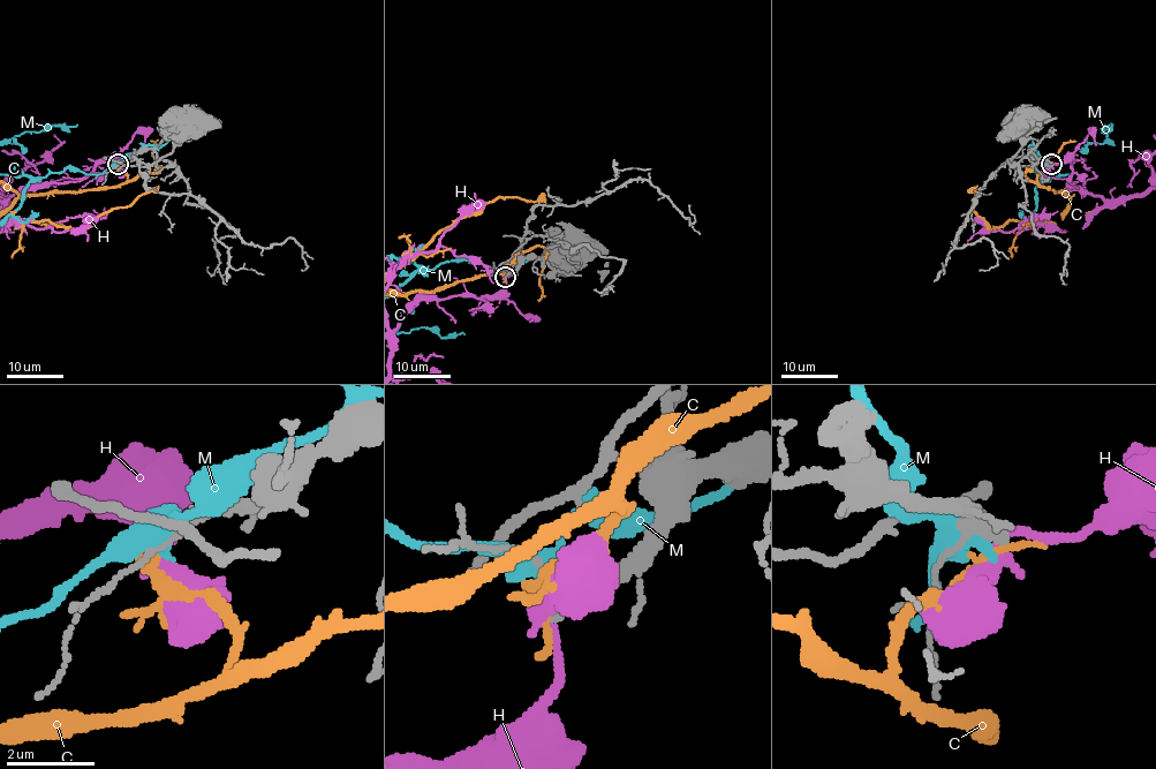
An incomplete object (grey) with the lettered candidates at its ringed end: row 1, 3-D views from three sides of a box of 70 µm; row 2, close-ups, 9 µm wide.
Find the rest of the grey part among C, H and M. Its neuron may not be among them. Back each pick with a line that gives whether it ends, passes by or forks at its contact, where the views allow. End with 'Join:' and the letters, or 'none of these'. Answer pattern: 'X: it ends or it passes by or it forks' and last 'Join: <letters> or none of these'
Join: none of these

